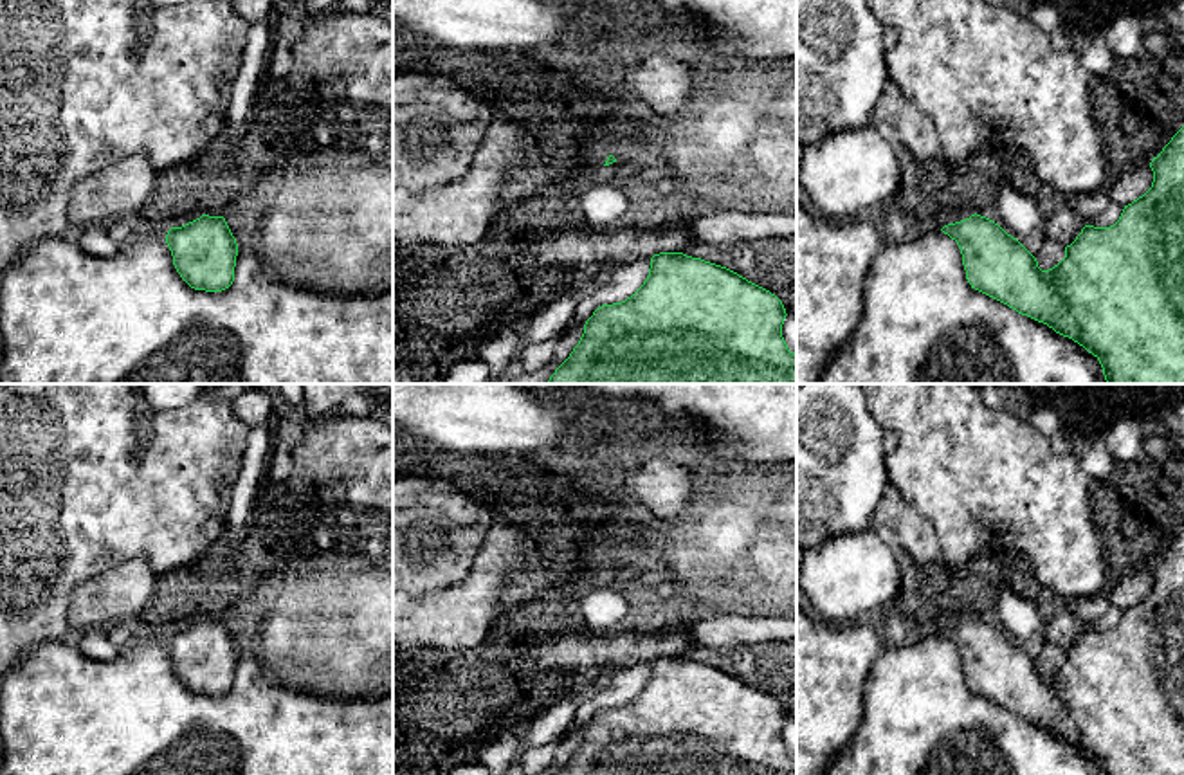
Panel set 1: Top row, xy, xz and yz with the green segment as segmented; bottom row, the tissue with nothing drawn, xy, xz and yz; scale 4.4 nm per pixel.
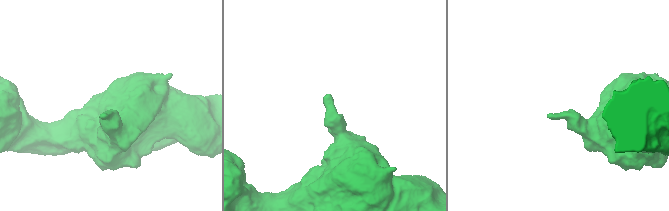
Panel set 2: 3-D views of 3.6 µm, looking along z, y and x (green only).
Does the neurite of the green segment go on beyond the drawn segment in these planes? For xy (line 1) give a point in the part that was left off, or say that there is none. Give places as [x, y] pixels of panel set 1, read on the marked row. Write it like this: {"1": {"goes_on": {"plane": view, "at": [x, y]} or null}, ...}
{"1": {"goes_on": null}}

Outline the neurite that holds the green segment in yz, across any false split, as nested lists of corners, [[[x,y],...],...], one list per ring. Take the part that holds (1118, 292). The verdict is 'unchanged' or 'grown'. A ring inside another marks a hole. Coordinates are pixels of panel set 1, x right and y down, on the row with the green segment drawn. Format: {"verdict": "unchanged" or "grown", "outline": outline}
{"verdict": "unchanged", "outline": [[[1184,126],[1171,137],[1162,151],[1153,157],[1150,168],[1153,171],[1152,187],[1143,196],[1125,205],[1119,220],[1114,225],[1085,225],[1076,240],[1065,247],[1065,258],[1049,270],[1042,270],[1036,258],[998,223],[977,213],[966,220],[948,223],[941,229],[957,242],[962,254],[966,279],[971,288],[1007,305],[1022,315],[1047,324],[1056,333],[1069,337],[1083,346],[1099,360],[1107,384],[1184,384]]]}

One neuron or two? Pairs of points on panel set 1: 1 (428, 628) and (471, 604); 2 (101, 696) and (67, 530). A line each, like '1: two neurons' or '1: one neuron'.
1: one neuron
2: two neurons

